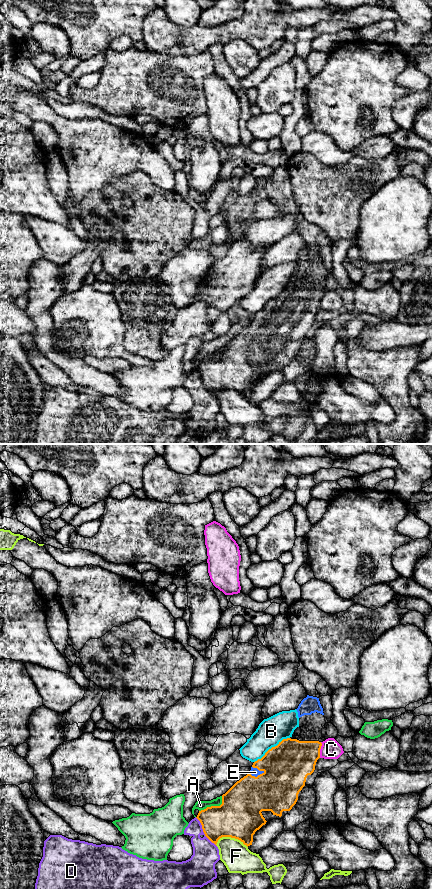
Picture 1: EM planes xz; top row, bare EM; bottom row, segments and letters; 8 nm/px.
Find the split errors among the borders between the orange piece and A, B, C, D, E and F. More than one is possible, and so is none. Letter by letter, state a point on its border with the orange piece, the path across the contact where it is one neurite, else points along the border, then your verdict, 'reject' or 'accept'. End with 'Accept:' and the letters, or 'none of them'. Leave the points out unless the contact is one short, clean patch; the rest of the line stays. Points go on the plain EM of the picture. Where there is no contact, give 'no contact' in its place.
A: contact xz (213, 358); reject
B: contact xz (272, 299); reject
C: contact xz (319, 302); border xz (321, 294), (319, 309); reject
D: contact xz (203, 383); border xz (195, 369), (199, 373), (203, 385), (216, 398); reject
E: contact xz (257, 328); accept
F: contact xz (231, 389); reject
Accept: E

